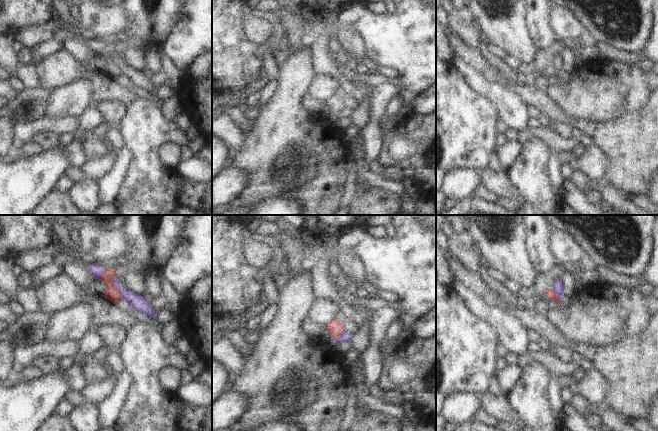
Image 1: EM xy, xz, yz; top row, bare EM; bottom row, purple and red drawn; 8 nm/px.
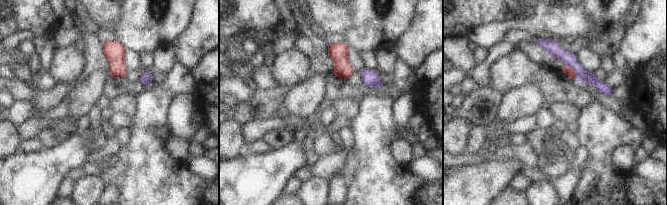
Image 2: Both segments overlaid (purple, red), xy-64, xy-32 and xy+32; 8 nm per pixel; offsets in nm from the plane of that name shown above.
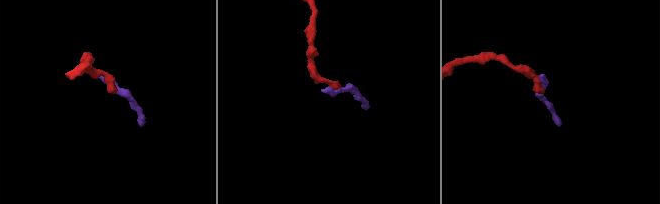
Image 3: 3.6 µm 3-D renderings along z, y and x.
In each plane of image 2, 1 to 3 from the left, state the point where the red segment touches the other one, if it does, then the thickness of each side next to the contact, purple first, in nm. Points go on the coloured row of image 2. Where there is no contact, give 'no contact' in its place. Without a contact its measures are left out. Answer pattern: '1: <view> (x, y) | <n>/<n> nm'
1: no contact
2: no contact
3: xy+32 (573, 70) | 120/80 nm

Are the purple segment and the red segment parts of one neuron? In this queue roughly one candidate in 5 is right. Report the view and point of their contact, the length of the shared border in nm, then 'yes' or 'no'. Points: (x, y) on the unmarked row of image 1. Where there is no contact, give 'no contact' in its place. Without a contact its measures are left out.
xy (115, 62) | 200 nm | no

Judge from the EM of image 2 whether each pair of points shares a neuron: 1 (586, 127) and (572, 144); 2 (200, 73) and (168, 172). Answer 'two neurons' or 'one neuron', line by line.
1: two neurons
2: two neurons

